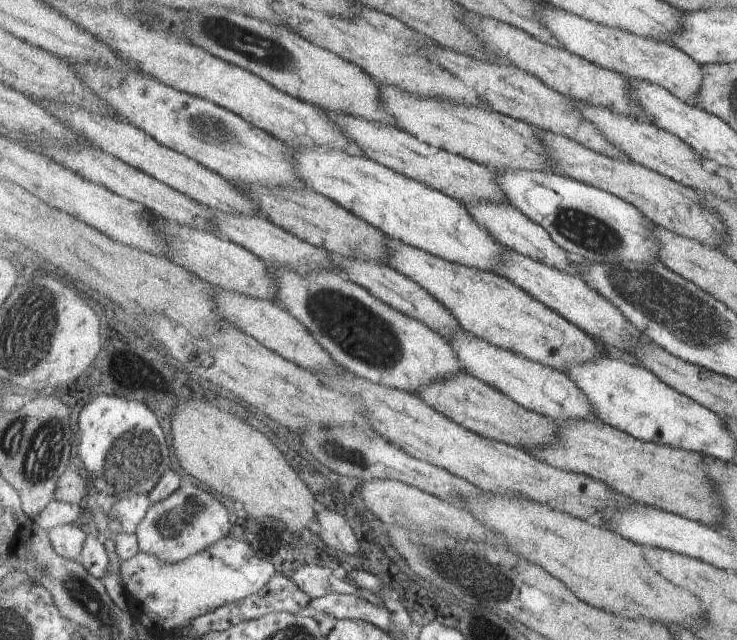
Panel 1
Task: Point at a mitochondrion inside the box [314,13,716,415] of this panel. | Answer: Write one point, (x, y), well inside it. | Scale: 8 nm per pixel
(576, 226)

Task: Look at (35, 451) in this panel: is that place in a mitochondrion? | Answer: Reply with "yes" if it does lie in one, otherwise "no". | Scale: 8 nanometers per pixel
yes

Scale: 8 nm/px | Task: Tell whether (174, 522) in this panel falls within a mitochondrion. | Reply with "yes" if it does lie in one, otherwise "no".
yes

